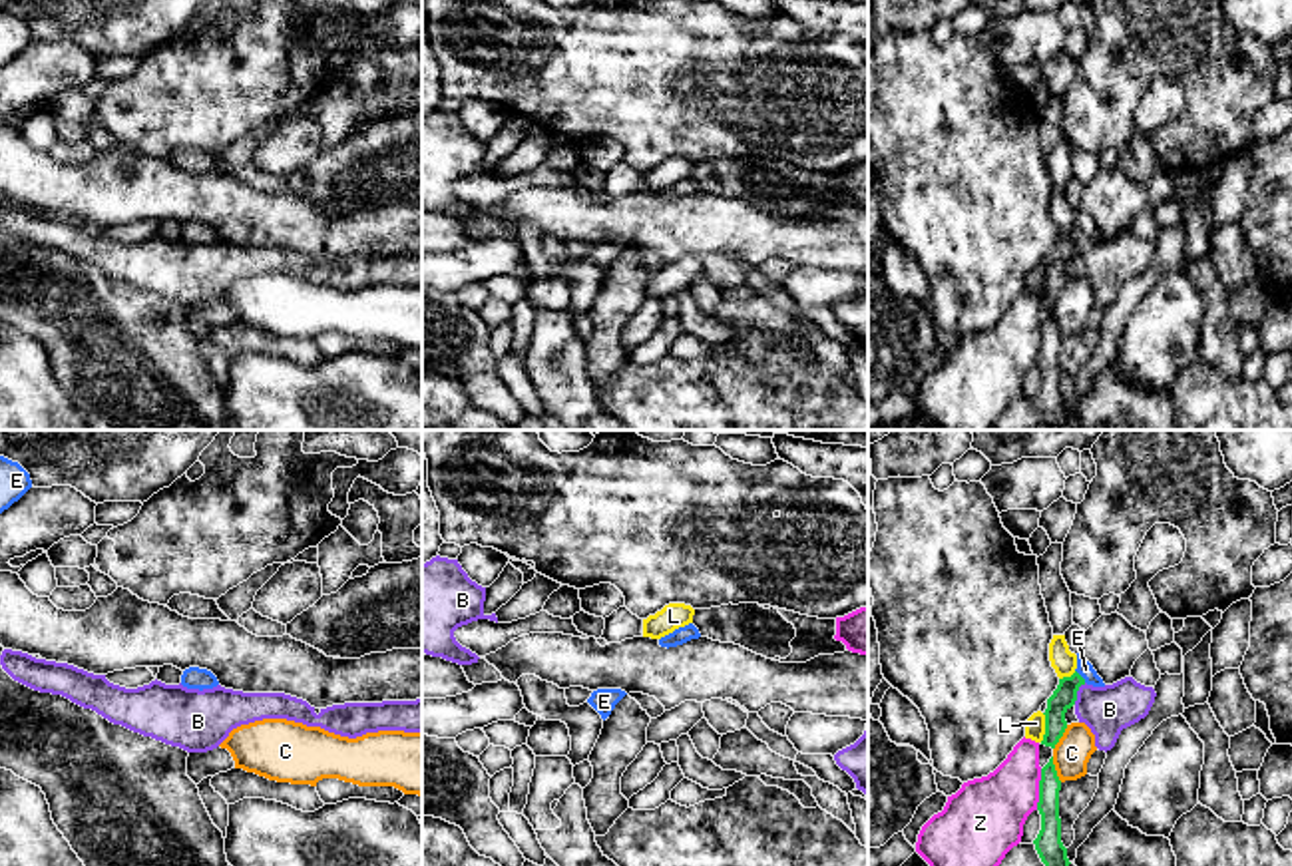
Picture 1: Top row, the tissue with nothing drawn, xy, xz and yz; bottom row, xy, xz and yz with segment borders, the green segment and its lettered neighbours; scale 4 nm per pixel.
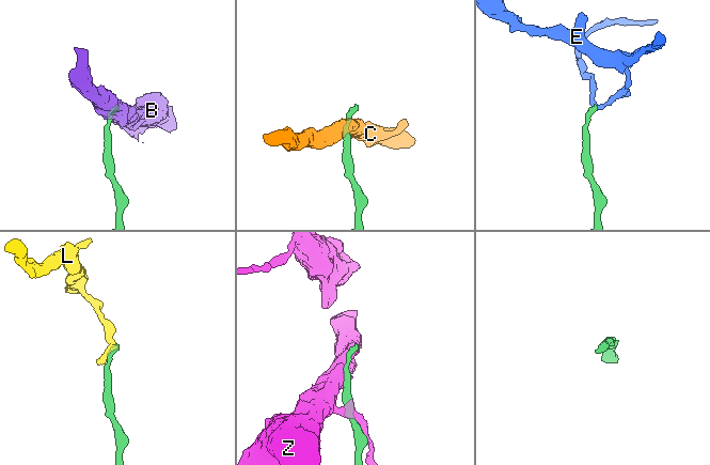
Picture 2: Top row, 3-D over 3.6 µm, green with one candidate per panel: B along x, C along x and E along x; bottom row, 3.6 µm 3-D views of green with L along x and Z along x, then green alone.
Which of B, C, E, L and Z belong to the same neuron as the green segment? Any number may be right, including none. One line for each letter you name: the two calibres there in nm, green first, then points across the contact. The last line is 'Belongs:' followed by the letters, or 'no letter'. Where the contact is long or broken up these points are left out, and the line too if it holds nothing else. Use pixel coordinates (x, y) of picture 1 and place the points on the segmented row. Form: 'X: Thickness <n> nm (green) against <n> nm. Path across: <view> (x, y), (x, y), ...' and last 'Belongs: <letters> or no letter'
Belongs: no letter

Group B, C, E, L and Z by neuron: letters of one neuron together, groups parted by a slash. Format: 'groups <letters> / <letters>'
groups B / C / E / L / Z

